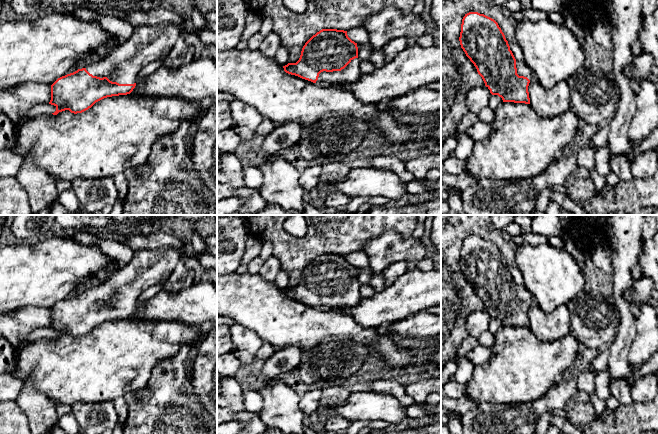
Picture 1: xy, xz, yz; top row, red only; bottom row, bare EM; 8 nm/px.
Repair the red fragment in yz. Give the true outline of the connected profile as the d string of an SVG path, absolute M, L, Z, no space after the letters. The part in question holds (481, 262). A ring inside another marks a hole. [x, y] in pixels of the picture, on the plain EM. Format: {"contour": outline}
{"contour": "M478 236L465 238L459 265L492 319L498 319L503 326L530 328L528 310L534 301L533 297L524 285L515 283L504 257L494 243Z"}

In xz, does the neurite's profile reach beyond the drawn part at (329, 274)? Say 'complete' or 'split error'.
split error

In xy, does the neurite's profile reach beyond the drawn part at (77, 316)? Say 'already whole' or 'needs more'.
needs more

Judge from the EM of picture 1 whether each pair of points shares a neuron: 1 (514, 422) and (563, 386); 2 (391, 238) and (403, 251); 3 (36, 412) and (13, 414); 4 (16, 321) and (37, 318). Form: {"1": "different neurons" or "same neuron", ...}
{"1": "same neuron", "2": "same neuron", "3": "different neurons", "4": "same neuron"}

